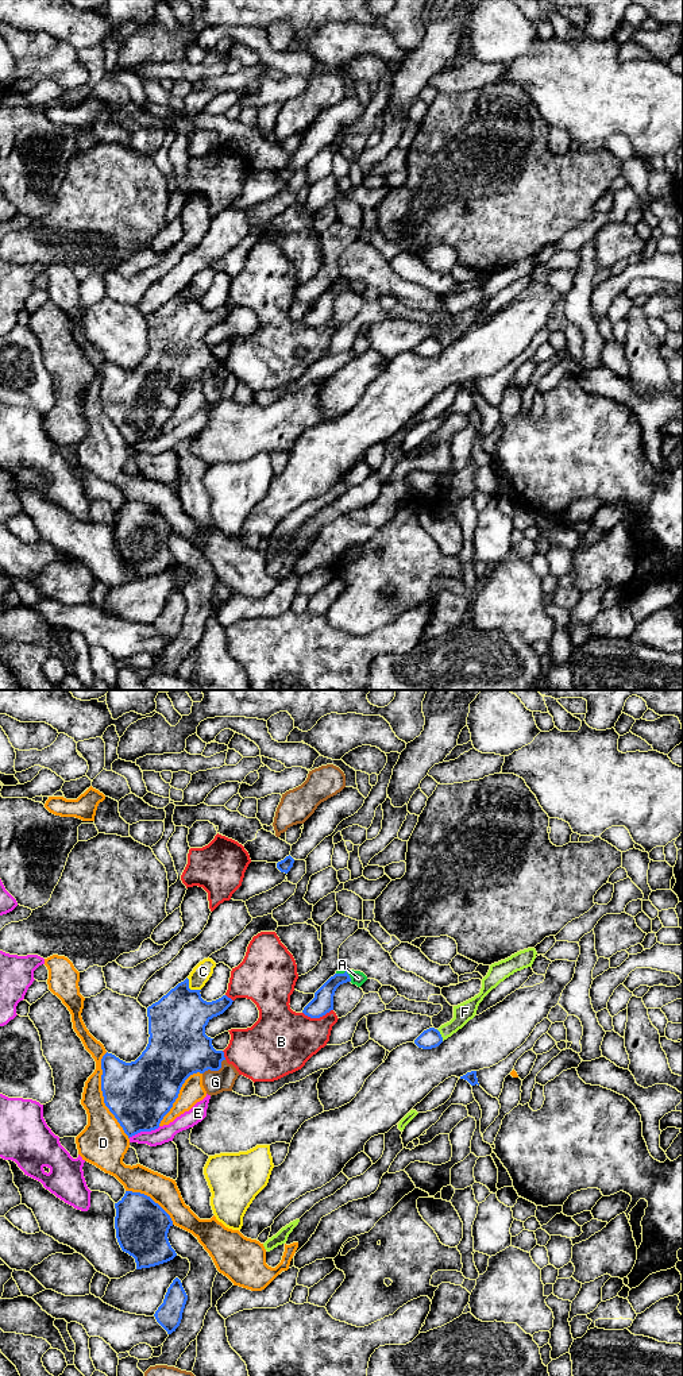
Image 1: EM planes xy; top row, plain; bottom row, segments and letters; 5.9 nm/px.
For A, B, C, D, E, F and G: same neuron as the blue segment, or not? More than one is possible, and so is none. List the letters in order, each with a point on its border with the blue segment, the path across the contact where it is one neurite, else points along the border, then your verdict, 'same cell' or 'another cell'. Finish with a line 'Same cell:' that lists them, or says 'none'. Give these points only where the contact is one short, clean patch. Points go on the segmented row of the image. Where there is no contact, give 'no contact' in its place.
A: meets blue in xy at (346, 972); border along xy (336, 972), (346, 972), (351, 981); another cell
B: meets blue in xy at (317, 1017); another cell
C: meets blue in xy at (189, 989); another cell
D: meets blue in xy at (103, 1095); another cell
E: meets blue in xy at (143, 1130); border along xy (159, 1126), (151, 1130), (141, 1130), (128, 1137); another cell
F: meets blue in xy at (440, 1035); another cell
G: meets blue in xy at (215, 1070); another cell
Same cell: none

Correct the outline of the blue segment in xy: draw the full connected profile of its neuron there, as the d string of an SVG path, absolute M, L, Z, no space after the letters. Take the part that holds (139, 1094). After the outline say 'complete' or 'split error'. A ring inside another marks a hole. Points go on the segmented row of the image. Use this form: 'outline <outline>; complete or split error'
outline M186 978L147 1007L148 1044L135 1061L126 1063L108 1052L101 1059L104 1103L128 1138L140 1132L158 1129L178 1098L185 1080L197 1072L219 1071L221 1061L225 1060L224 1052L216 1051L212 1045L213 1038L205 1034L205 1026L213 1017L223 1014L234 1001L223 995L207 1002L200 991L190 990Z; complete

